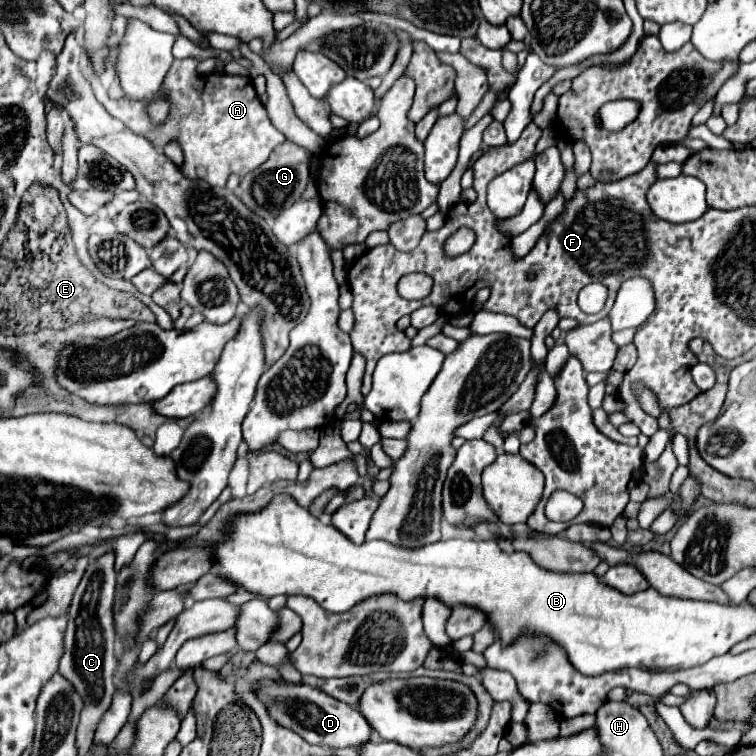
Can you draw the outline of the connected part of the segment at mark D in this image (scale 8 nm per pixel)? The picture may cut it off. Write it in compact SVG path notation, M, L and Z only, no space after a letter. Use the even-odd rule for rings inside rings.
M260 683L260 699L266 703L272 719L276 719L280 725L292 729L302 739L306 739L312 745L324 745L332 749L344 749L344 747L360 747L364 741L372 739L372 725L364 721L364 715L330 695L326 695L320 689L308 687L308 685L292 685L292 683Z

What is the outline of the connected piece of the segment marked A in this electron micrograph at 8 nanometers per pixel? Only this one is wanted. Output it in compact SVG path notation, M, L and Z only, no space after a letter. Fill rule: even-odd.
M176 59L164 79L164 91L170 97L168 121L154 127L144 113L144 107L134 101L106 99L104 107L110 115L126 123L134 133L144 135L156 149L162 149L166 141L178 139L184 151L184 163L180 171L188 179L208 181L212 187L224 187L230 173L246 175L262 165L276 145L284 143L284 135L270 123L264 105L260 103L254 85L246 77L232 75L198 75L198 59Z

